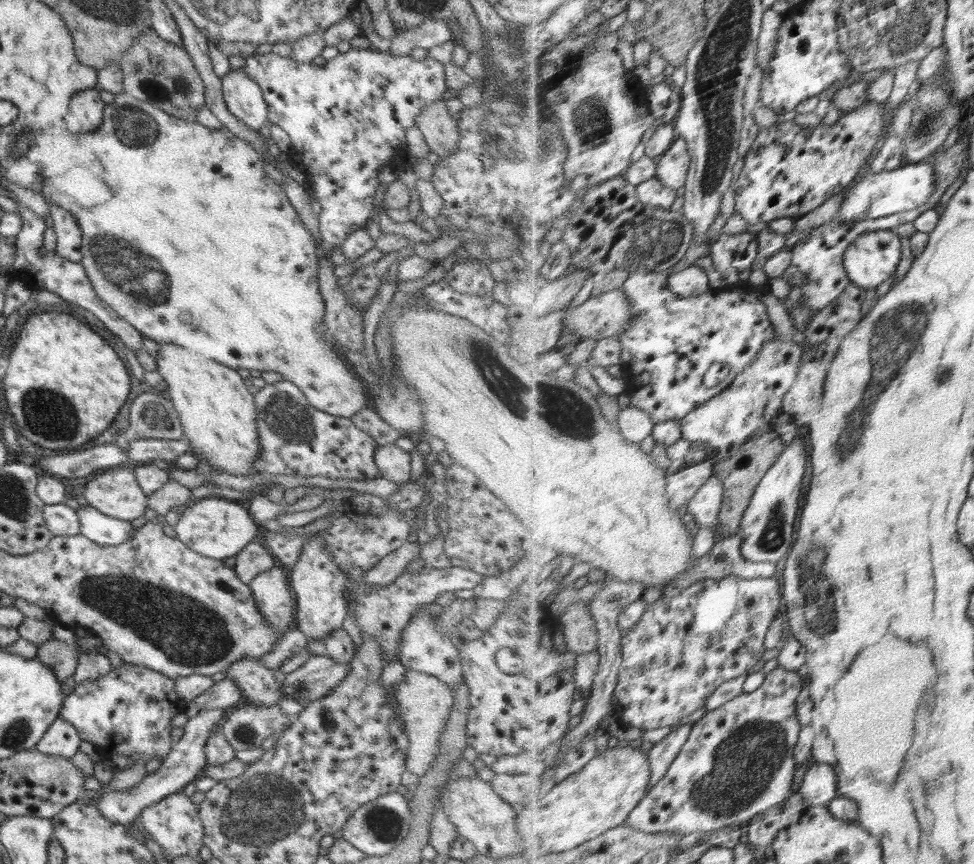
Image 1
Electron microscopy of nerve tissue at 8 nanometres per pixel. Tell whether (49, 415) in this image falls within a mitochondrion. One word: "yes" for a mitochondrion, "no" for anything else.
yes

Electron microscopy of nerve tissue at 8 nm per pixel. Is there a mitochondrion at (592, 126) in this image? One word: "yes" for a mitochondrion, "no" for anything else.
yes

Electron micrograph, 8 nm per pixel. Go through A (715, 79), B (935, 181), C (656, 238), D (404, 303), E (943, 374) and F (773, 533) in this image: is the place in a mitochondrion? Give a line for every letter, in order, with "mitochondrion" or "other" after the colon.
A: mitochondrion
B: other
C: mitochondrion
D: other
E: mitochondrion
F: mitochondrion

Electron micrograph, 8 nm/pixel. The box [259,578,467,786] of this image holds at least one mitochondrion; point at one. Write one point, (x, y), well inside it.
(305, 687)

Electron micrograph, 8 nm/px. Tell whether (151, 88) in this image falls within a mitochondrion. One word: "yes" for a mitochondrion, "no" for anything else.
yes

